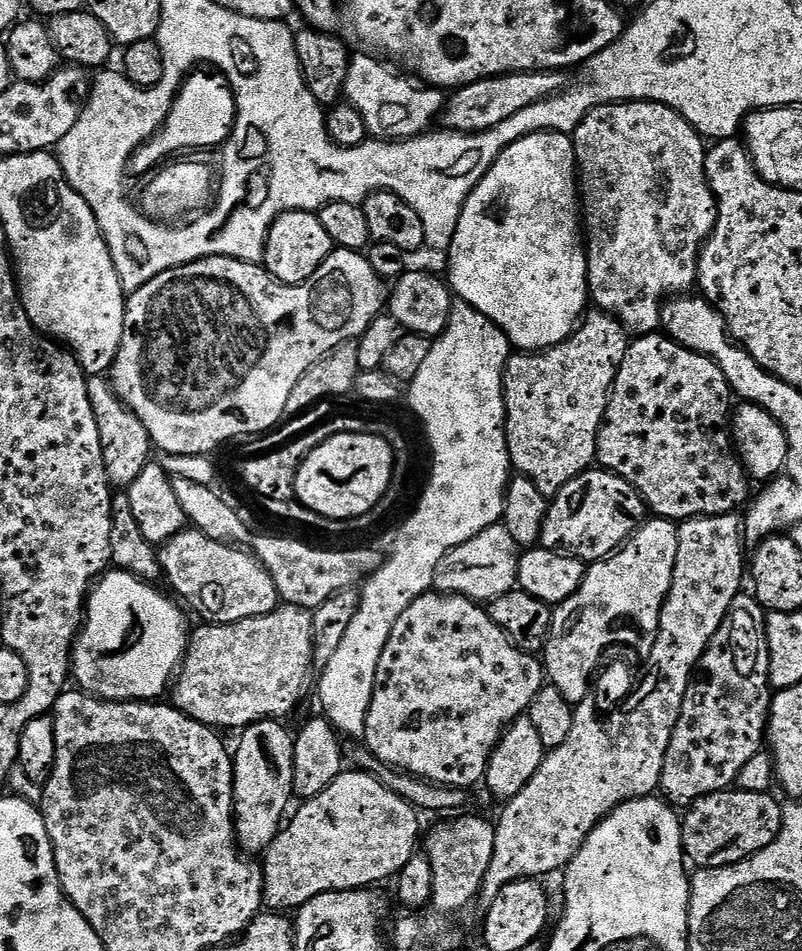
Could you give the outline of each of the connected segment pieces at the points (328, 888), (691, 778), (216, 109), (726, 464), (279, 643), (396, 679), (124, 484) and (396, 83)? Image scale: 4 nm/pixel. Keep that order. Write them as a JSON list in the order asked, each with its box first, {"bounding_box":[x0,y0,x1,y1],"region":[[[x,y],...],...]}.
[{"bounding_box":[262,770,421,910],"region":[[[345,770],[338,778],[334,778],[334,782],[330,782],[330,786],[326,786],[326,790],[322,790],[322,794],[303,801],[299,806],[301,808],[291,813],[290,819],[281,827],[262,856],[264,902],[269,909],[299,910],[318,894],[380,886],[383,880],[391,881],[399,876],[402,866],[406,866],[406,862],[417,855],[421,813],[410,802],[394,794],[394,790],[386,787],[379,775],[363,770]]]},{"bounding_box":[659,594,774,806],"region":[[[741,594],[734,598],[732,609],[726,614],[722,626],[714,634],[710,646],[702,654],[692,681],[688,683],[686,698],[670,746],[666,750],[666,762],[662,766],[659,791],[663,799],[673,806],[687,806],[698,798],[731,789],[738,774],[754,754],[766,744],[768,717],[772,715],[774,689],[770,682],[770,650],[766,638],[766,610],[755,595]]]},{"bounding_box":[129,68,236,176],"region":[[[208,68],[195,69],[185,77],[184,83],[181,84],[171,110],[164,120],[163,126],[129,160],[129,173],[140,176],[152,167],[152,169],[155,169],[160,163],[164,162],[162,160],[165,156],[174,152],[180,152],[190,148],[221,147],[231,137],[235,127],[235,117],[236,100],[233,98],[232,89],[228,87],[228,80],[225,79],[223,73]]]},{"bounding_box":[596,334,750,522],"region":[[[667,334],[636,336],[628,345],[626,358],[622,358],[622,362],[616,370],[616,380],[612,384],[612,395],[608,397],[608,409],[596,439],[596,460],[599,467],[606,472],[613,472],[622,478],[626,478],[626,482],[630,482],[640,491],[640,497],[647,504],[649,513],[661,520],[683,522],[692,520],[696,516],[721,516],[727,512],[735,513],[737,510],[743,509],[750,500],[750,495],[748,496],[750,477],[744,465],[741,464],[740,457],[736,455],[736,449],[732,443],[730,431],[730,421],[734,411],[732,400],[734,401],[734,393],[731,386],[726,382],[726,374],[722,374],[720,366],[713,362],[709,356],[703,356],[694,350],[684,348],[677,340],[672,339]]]},{"bounding_box":[170,604,314,730],"region":[[[284,604],[258,618],[246,618],[233,624],[204,622],[199,626],[201,628],[191,629],[188,650],[170,692],[171,703],[177,710],[217,730],[243,730],[259,720],[280,720],[295,710],[296,703],[303,698],[308,688],[308,675],[314,672],[312,612],[309,609]]]},{"bounding_box":[363,590,546,790],"region":[[[433,590],[422,598],[410,602],[410,606],[406,606],[406,610],[402,613],[402,618],[394,622],[394,630],[390,630],[386,650],[382,650],[382,658],[378,658],[378,670],[374,678],[374,698],[370,702],[370,714],[366,714],[363,743],[367,751],[389,769],[408,772],[411,776],[421,776],[423,780],[435,784],[468,790],[471,789],[471,784],[479,785],[483,781],[492,752],[496,749],[496,743],[500,741],[505,728],[527,713],[538,690],[544,687],[545,683],[546,673],[543,663],[533,653],[518,650],[518,646],[514,646],[508,635],[490,618],[487,607],[481,606],[477,601],[467,600],[465,596],[453,596]]]},{"bounding_box":[88,375,154,490],"region":[[[107,375],[88,376],[88,397],[94,406],[94,422],[98,422],[98,438],[102,446],[102,462],[106,466],[108,483],[113,489],[127,490],[153,459],[154,445],[146,426],[118,398]]]},{"bounding_box":[344,55,445,141],"region":[[[353,55],[348,61],[348,73],[344,79],[347,103],[352,104],[358,114],[362,114],[362,122],[366,124],[369,137],[394,141],[411,140],[413,136],[425,135],[431,129],[428,127],[435,120],[437,123],[444,111],[445,93],[431,86],[416,88],[415,79],[393,70],[383,59],[372,56]]]}]

